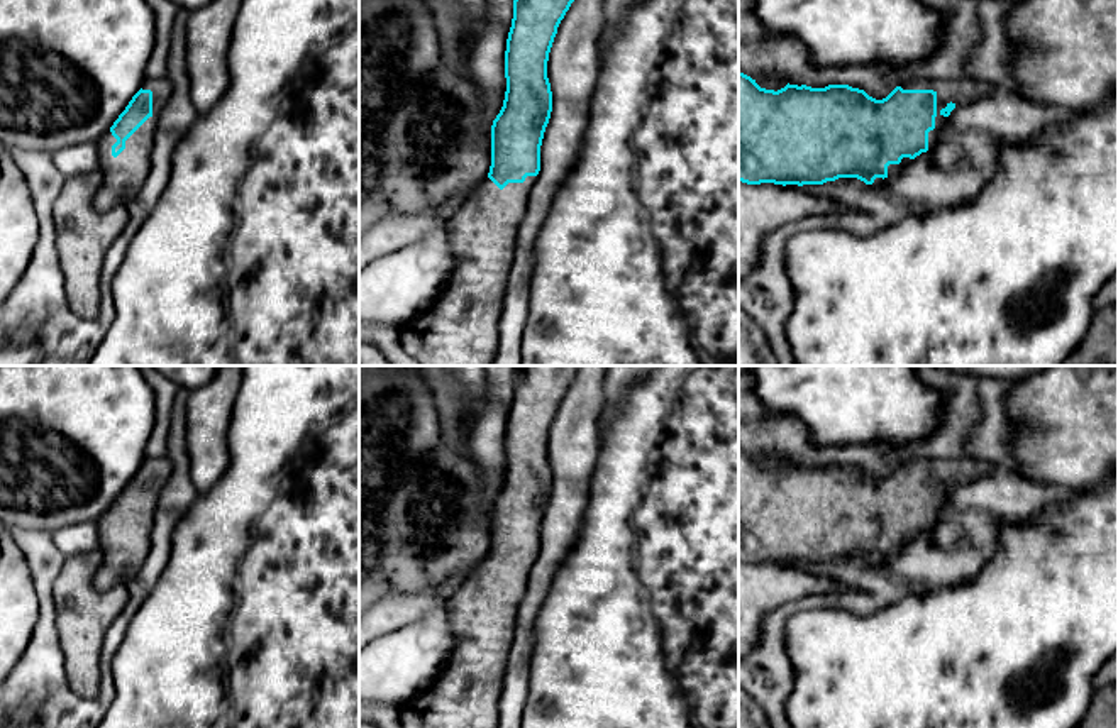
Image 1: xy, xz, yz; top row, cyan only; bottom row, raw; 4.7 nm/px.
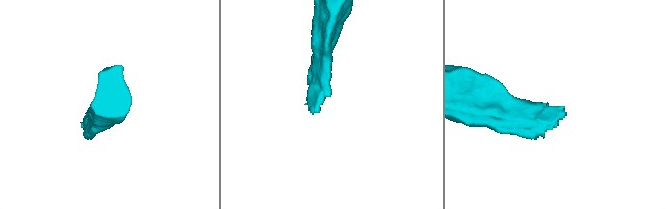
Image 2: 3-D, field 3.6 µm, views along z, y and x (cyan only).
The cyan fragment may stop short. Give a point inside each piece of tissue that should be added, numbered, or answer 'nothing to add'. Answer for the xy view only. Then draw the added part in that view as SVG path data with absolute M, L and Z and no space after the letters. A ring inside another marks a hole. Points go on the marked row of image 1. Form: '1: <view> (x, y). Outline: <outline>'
1: xy (124, 175). Outline: M146 78L141 88L152 91L152 115L125 141L125 149L117 157L112 156L112 146L117 139L110 130L95 142L98 169L103 174L97 201L105 208L127 205L139 193L151 171L158 117L171 97L173 86L168 78Z

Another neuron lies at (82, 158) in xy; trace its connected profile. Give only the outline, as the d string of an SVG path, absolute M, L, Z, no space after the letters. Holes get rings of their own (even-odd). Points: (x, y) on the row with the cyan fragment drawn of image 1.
M75 144L53 154L56 168L68 178L98 169L95 144Z

